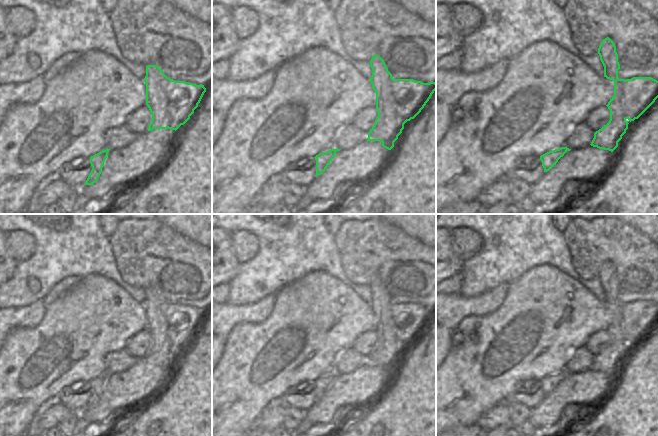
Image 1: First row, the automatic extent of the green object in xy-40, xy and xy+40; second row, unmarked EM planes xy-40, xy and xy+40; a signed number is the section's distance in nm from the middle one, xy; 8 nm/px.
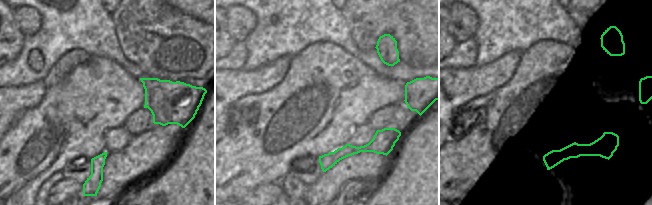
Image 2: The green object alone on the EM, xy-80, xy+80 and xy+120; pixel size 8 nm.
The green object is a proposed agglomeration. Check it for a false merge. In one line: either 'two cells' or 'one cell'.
two cells

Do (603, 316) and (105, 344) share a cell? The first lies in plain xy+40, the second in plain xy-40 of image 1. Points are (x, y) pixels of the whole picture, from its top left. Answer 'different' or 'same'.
same

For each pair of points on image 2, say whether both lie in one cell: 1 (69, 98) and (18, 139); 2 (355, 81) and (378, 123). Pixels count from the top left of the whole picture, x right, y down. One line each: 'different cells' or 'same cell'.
1: same cell
2: different cells

